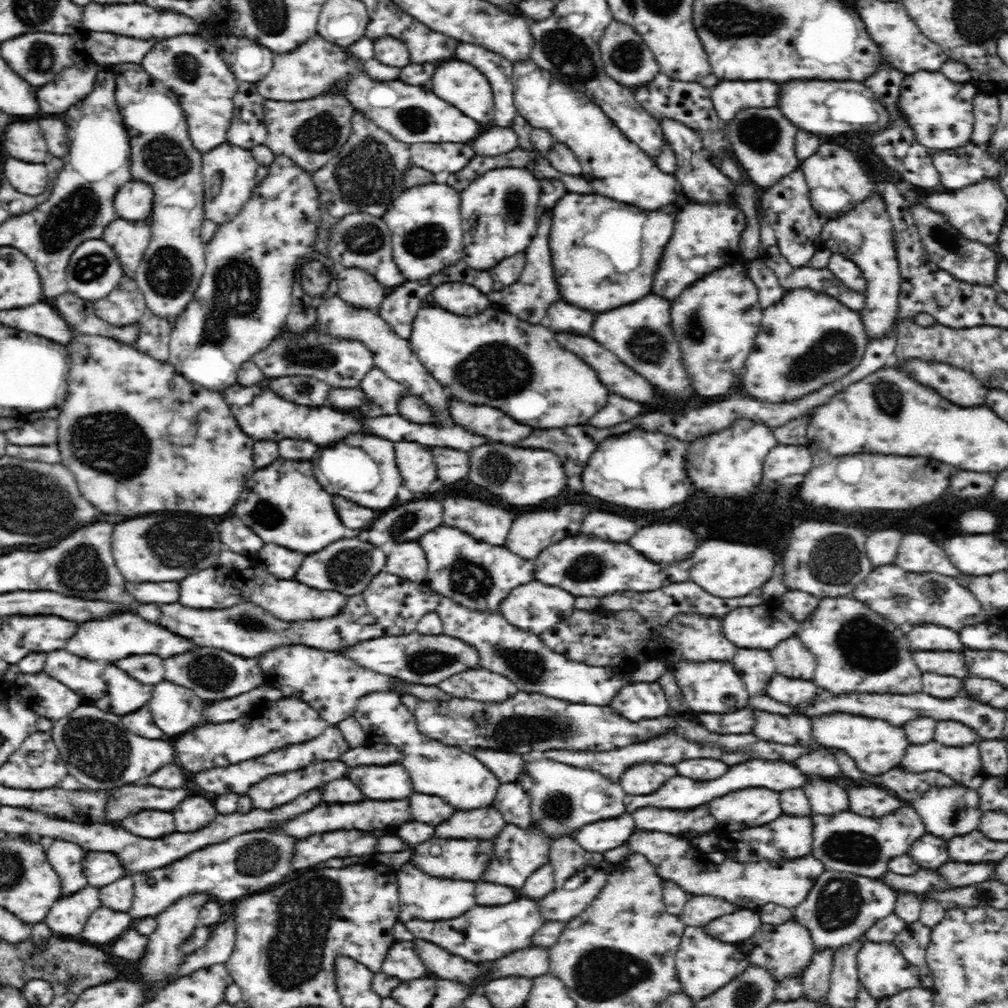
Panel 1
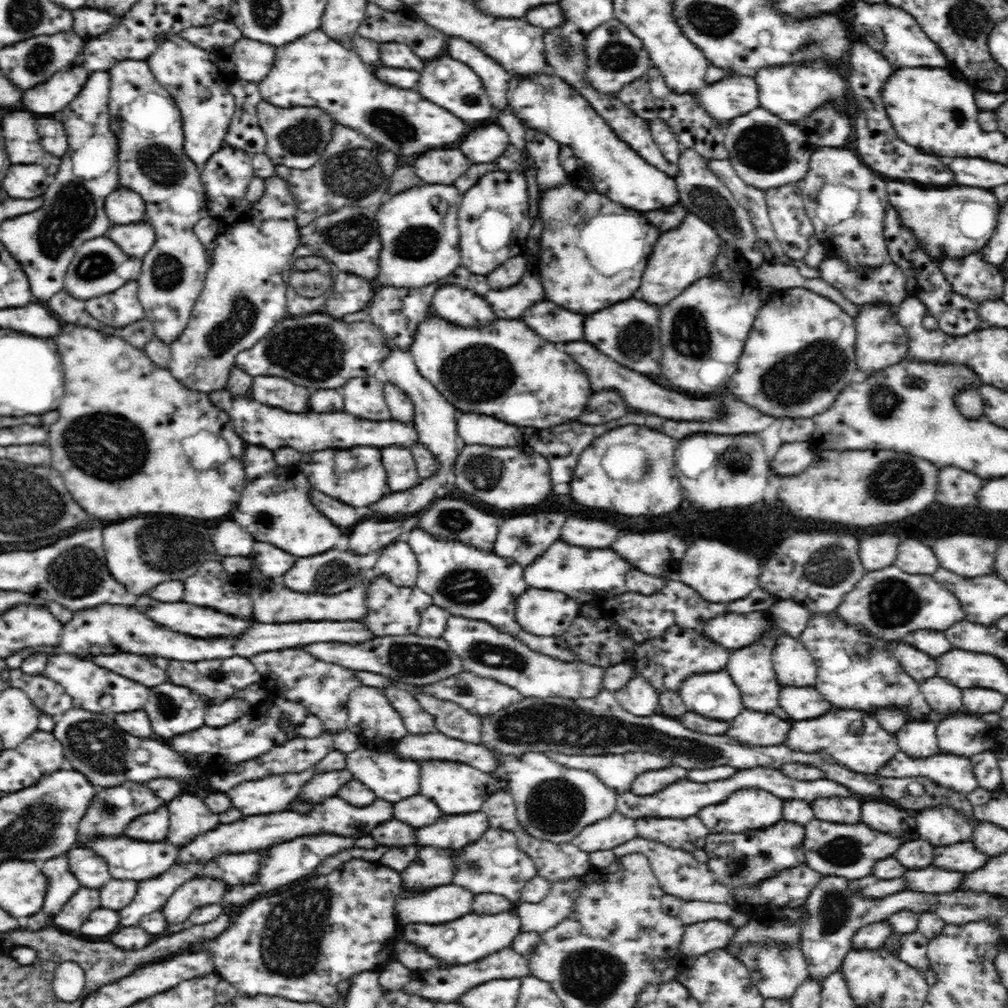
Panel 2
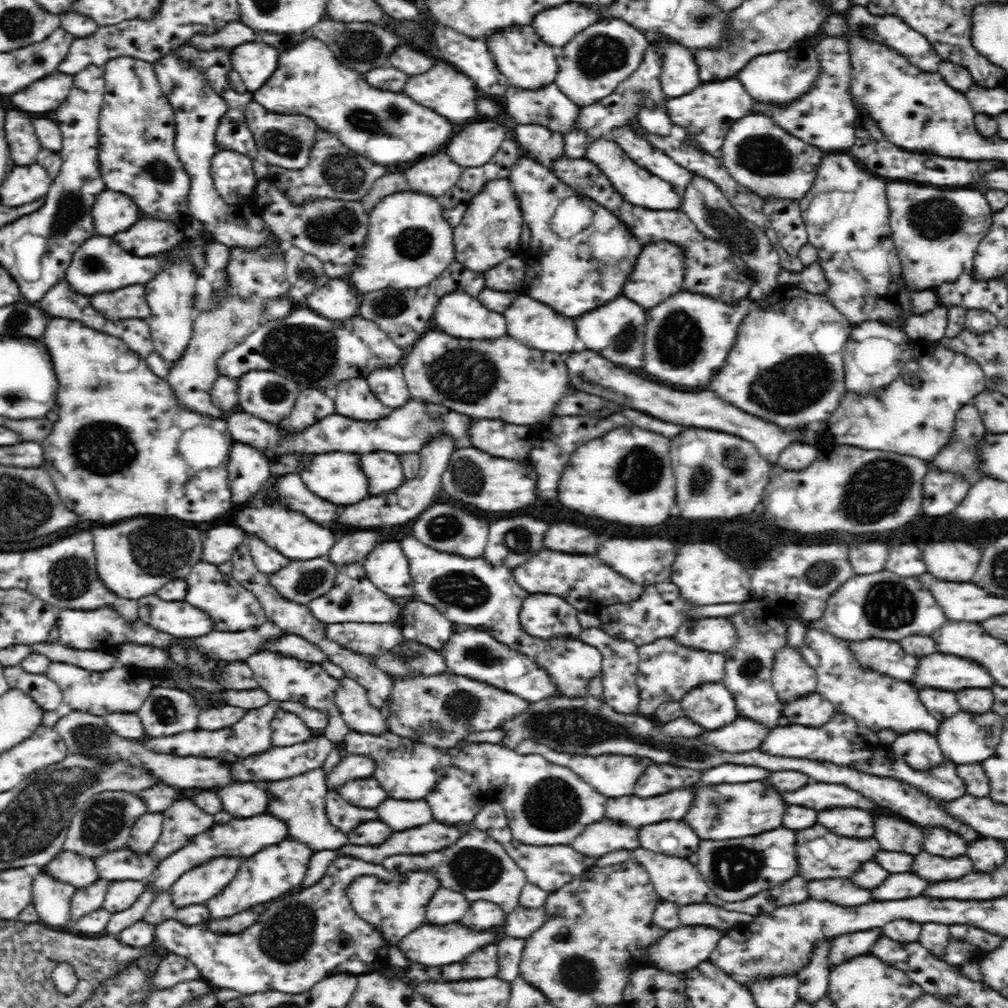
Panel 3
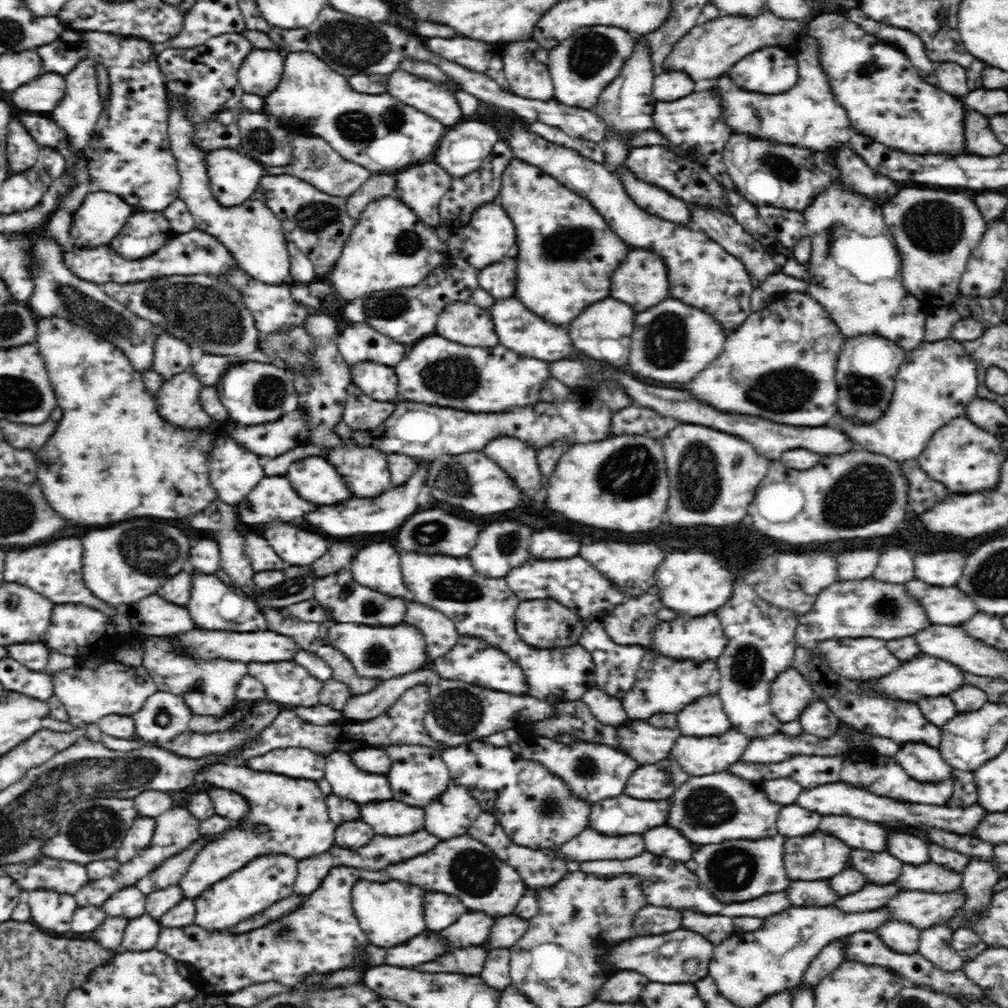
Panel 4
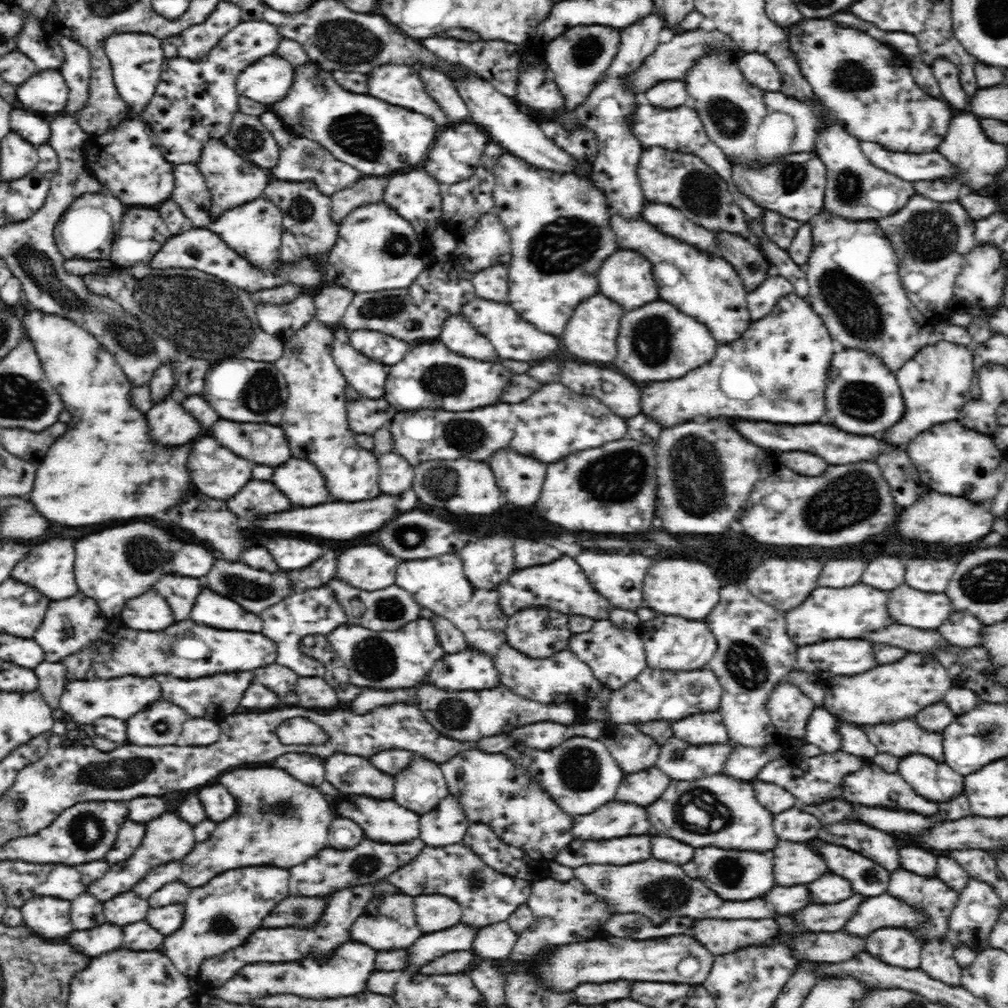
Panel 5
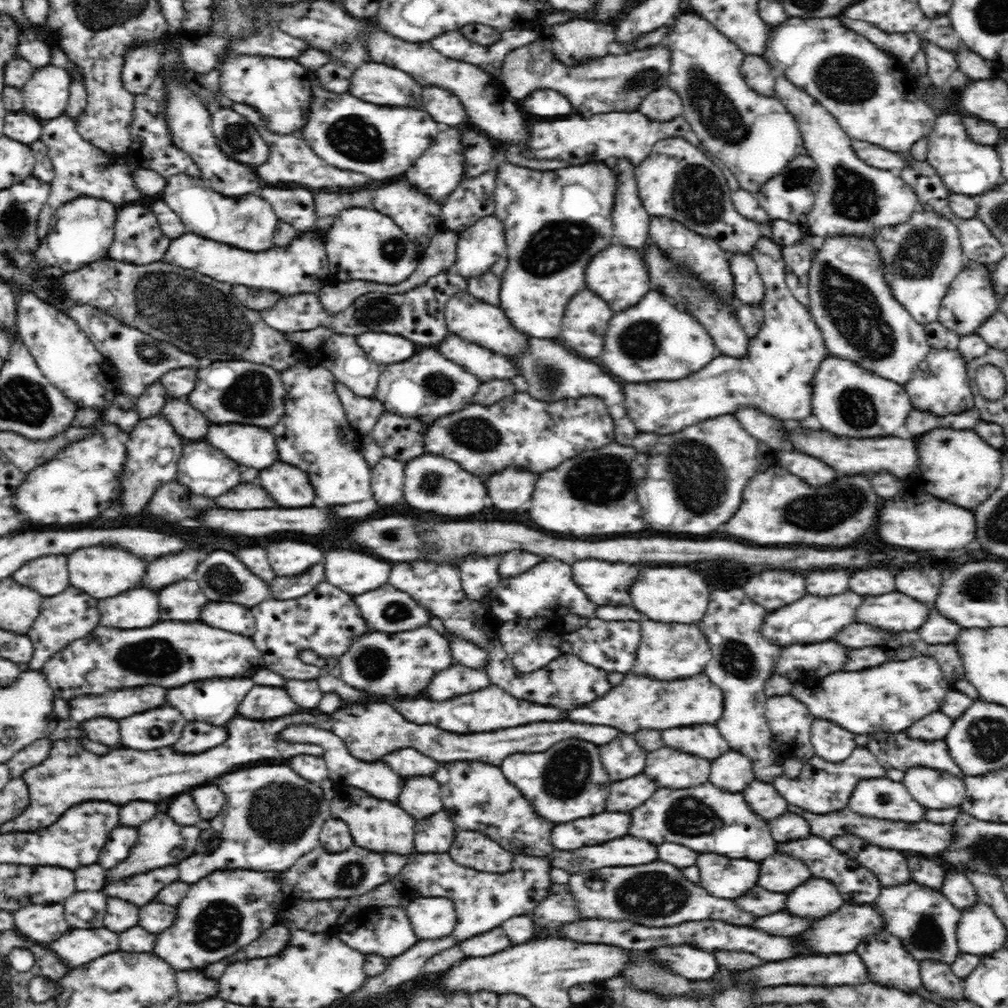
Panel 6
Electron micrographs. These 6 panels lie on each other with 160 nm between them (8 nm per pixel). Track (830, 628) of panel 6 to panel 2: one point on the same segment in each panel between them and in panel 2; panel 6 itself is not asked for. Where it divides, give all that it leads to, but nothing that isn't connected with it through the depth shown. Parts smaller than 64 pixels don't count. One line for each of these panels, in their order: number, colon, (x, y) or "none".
2: (888, 603)
3: (884, 605)
4: (868, 607)
5: (828, 613)

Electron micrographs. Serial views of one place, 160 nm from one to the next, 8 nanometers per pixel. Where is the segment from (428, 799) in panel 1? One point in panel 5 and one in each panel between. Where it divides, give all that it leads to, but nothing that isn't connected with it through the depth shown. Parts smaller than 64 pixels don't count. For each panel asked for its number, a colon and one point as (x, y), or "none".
2: (418, 811)
3: (399, 815)
4: (394, 818)
5: (386, 821)

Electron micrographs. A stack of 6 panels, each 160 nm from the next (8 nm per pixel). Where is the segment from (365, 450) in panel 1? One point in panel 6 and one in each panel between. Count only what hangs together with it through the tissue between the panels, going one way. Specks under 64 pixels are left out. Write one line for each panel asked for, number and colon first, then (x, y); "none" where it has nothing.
2: (356, 476)
3: (337, 477)
4: (314, 479)
5: (303, 485)
6: (288, 486)

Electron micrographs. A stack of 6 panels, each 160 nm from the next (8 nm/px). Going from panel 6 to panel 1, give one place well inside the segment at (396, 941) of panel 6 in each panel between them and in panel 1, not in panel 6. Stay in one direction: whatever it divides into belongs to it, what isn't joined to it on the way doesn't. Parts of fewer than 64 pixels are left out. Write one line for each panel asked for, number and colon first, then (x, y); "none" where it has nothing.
1: (456, 859)
2: (434, 867)
3: (394, 908)
4: (391, 913)
5: (388, 922)

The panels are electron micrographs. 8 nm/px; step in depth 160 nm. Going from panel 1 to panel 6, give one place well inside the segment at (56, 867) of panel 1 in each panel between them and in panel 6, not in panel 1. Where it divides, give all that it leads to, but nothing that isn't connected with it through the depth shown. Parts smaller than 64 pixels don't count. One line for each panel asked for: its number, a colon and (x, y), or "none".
2: (62, 884)
3: (51, 897)
4: (52, 912)
5: (49, 917)
6: (42, 924)

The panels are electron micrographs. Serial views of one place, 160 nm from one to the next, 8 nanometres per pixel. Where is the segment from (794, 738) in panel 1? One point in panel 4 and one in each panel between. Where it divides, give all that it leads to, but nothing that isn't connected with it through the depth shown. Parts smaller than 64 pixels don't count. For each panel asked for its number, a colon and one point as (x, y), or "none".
2: (760, 729)
3: (742, 734)
4: (711, 754)

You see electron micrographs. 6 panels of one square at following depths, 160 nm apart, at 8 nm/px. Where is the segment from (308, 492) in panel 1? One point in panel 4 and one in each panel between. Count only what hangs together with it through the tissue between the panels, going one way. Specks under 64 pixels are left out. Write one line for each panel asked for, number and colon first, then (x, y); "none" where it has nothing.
2: (275, 509)
3: (291, 533)
4: (297, 547)

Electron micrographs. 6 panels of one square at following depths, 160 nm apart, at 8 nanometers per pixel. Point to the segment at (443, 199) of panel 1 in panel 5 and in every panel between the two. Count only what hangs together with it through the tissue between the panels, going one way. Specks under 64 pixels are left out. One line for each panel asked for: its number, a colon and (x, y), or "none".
2: (418, 228)
3: (409, 244)
4: (389, 248)
5: (376, 249)

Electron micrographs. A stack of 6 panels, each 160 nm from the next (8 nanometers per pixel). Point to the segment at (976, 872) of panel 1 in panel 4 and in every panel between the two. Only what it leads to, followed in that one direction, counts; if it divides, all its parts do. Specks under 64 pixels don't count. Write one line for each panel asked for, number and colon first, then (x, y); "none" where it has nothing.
2: (929, 880)
3: (897, 886)
4: (870, 897)

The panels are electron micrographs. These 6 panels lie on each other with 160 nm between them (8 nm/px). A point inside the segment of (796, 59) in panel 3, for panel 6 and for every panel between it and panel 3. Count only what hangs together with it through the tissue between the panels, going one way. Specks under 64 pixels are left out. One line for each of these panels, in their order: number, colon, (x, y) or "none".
4: (770, 70)
5: (758, 70)
6: (755, 72)

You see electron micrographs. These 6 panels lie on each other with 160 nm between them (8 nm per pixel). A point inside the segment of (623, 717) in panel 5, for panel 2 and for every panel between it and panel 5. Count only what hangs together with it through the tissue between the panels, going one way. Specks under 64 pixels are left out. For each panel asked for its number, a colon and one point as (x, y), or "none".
2: (664, 662)
3: (667, 671)
4: (662, 684)

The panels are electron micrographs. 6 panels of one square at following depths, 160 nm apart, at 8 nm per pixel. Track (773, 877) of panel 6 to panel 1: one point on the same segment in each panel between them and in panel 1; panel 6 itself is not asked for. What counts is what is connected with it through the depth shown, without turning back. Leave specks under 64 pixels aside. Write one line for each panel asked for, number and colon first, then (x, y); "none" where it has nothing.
1: (847, 842)
2: (851, 851)
3: (822, 855)
4: (815, 857)
5: (795, 863)

